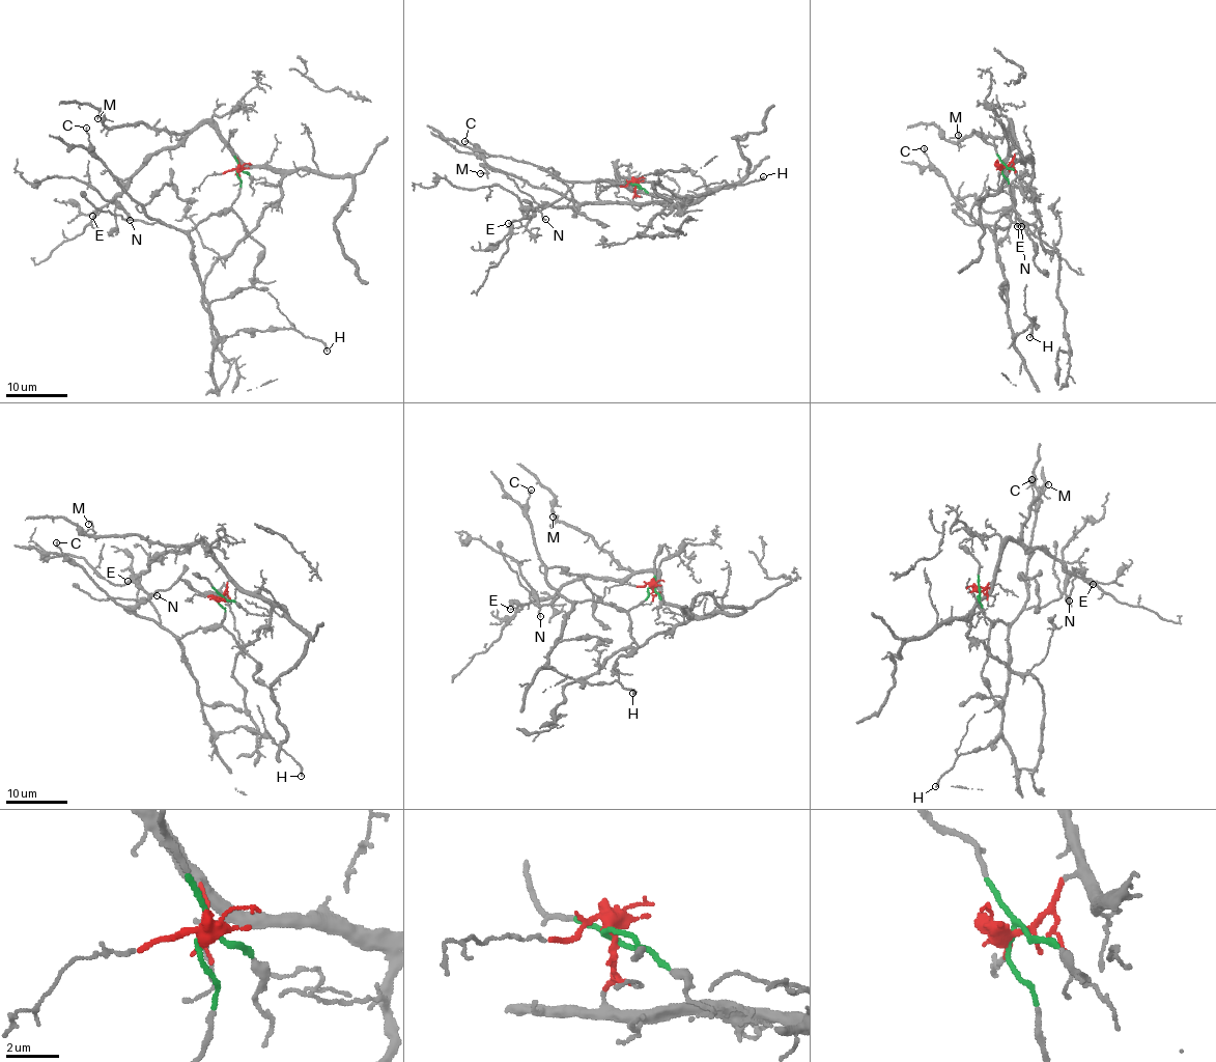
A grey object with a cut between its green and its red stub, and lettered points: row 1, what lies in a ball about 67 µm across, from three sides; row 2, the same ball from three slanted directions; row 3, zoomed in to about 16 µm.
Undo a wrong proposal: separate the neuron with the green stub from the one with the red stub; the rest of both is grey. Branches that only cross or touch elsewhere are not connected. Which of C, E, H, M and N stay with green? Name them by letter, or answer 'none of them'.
C, H, N

